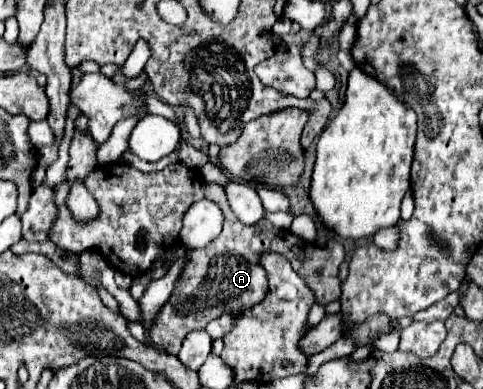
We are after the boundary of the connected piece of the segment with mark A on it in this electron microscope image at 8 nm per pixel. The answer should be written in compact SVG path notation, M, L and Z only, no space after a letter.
M215 182L203 184L205 198L215 202L223 216L223 232L219 238L205 248L189 250L187 262L175 282L175 290L169 298L169 302L163 306L163 310L157 314L153 324L149 326L149 338L155 346L163 348L167 354L177 354L181 348L183 338L193 330L203 330L211 320L219 318L225 312L243 312L255 304L259 304L267 294L267 274L263 274L263 268L259 266L259 254L263 250L275 250L289 258L295 266L301 266L305 256L301 256L303 248L319 248L313 244L307 244L305 240L297 238L289 230L281 230L271 226L269 222L261 220L255 226L247 226L231 214L231 208L227 206L223 188Z

